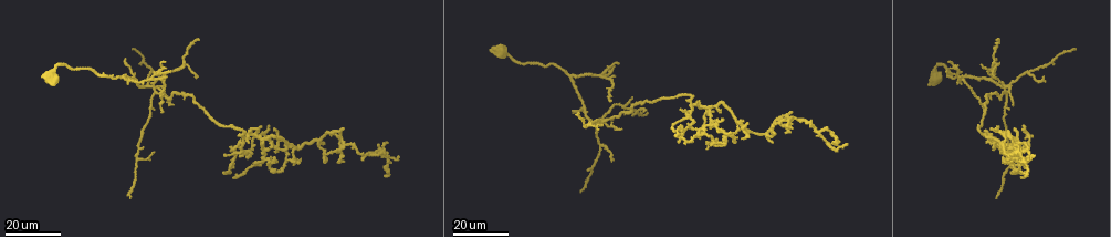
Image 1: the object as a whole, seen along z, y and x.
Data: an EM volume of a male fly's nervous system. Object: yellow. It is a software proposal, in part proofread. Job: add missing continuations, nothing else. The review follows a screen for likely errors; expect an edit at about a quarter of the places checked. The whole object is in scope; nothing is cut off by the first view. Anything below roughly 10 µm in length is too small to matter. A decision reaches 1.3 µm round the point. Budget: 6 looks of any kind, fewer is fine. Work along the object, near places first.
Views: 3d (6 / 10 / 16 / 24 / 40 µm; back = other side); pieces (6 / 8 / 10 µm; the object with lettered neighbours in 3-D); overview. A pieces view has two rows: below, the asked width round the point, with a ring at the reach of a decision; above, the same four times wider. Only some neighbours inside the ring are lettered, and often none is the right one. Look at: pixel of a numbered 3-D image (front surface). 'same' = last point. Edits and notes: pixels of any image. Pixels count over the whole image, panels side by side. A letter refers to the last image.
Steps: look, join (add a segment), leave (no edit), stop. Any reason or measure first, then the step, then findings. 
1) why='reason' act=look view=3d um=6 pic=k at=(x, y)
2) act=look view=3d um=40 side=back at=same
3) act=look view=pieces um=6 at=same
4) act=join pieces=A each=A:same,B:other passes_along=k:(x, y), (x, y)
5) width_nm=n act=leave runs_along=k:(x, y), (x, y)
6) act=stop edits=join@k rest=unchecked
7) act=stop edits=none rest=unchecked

why='tapers out' act=look view=3d um=24 pic=1 at=(981, 63)

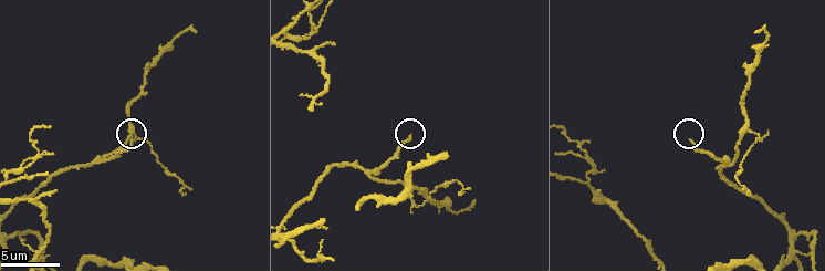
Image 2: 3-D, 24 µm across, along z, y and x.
act=look view=pieces um=8 pic=2 at=(409, 136)

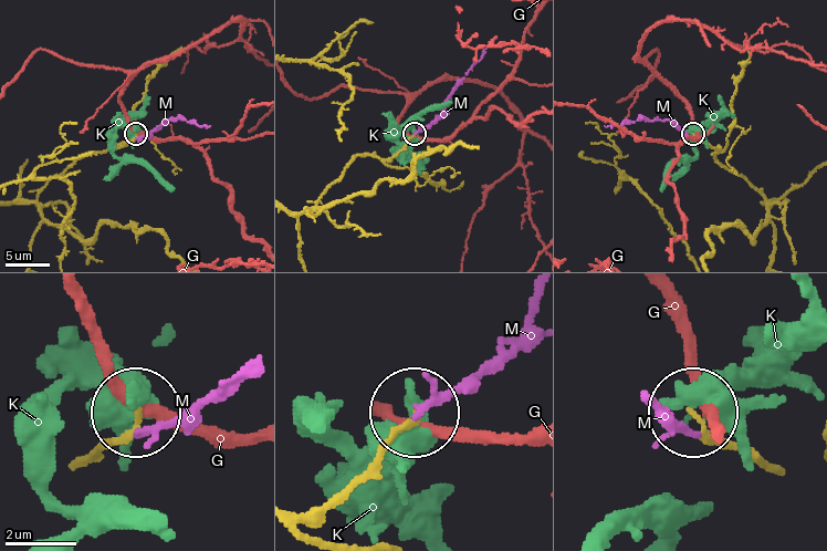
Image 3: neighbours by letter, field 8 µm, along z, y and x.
width_nm=110 act=join pieces=M each=G:other,K:other,M:same passes_along=3:(84, 463), (181, 420), (227, 378) found='the neuron continues'

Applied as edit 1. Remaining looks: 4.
why='redraw' act=look view=overview

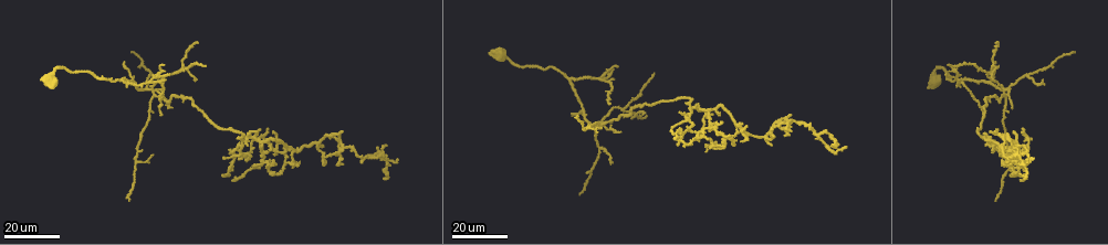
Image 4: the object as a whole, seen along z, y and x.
why='branch stops here' act=look view=3d um=16 pic=4 at=(620, 131)

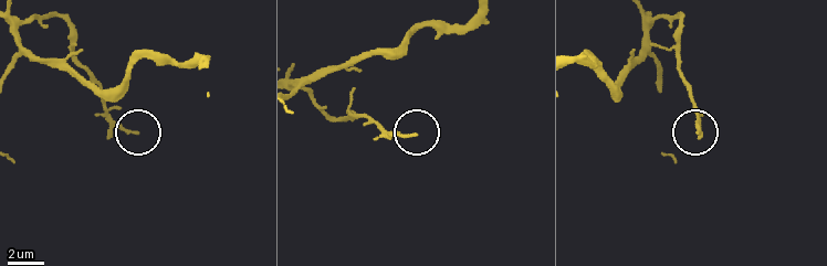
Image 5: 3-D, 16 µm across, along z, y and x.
why='see the neighbours' act=look view=pieces um=6 pic=5 at=(137, 135)

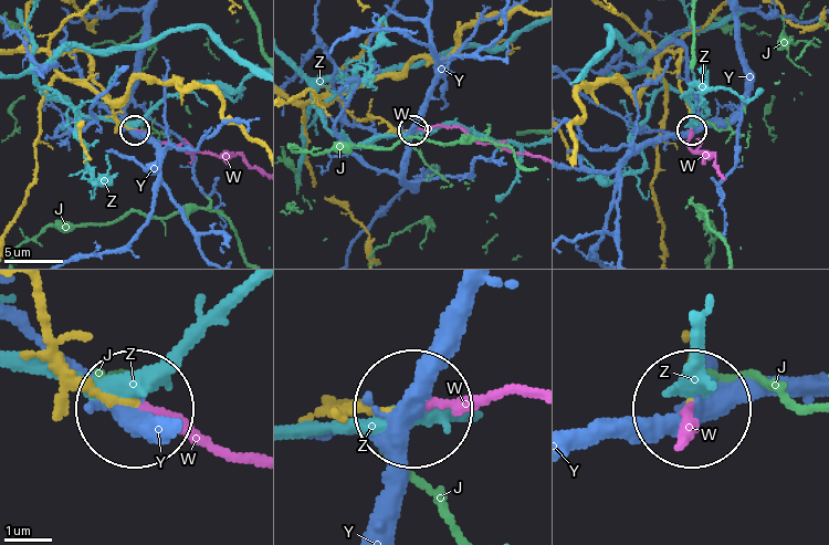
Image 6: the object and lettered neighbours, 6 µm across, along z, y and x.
act=join pieces=W each=J:other,W:same,Y:other,Z:other passes_along=6:(328, 398), (480, 406), (527, 394) found='it goes on there'

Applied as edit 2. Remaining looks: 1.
act=stop edits=join@3,join@6 rest=unchecked

